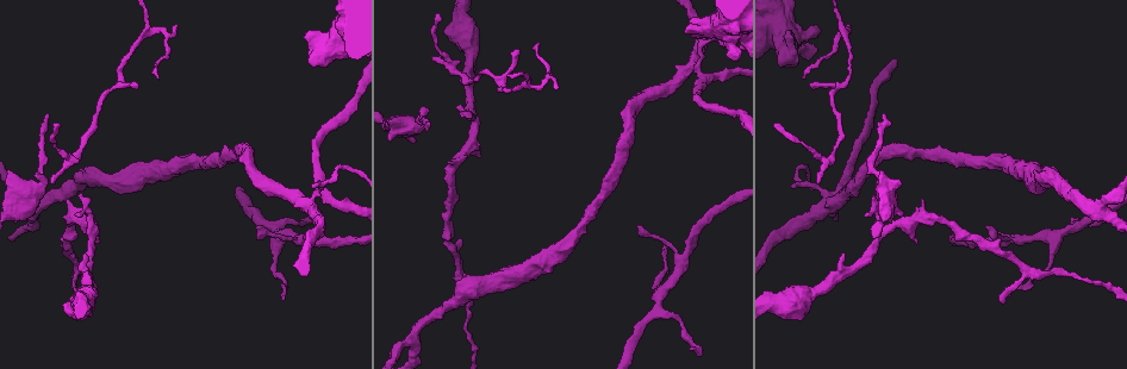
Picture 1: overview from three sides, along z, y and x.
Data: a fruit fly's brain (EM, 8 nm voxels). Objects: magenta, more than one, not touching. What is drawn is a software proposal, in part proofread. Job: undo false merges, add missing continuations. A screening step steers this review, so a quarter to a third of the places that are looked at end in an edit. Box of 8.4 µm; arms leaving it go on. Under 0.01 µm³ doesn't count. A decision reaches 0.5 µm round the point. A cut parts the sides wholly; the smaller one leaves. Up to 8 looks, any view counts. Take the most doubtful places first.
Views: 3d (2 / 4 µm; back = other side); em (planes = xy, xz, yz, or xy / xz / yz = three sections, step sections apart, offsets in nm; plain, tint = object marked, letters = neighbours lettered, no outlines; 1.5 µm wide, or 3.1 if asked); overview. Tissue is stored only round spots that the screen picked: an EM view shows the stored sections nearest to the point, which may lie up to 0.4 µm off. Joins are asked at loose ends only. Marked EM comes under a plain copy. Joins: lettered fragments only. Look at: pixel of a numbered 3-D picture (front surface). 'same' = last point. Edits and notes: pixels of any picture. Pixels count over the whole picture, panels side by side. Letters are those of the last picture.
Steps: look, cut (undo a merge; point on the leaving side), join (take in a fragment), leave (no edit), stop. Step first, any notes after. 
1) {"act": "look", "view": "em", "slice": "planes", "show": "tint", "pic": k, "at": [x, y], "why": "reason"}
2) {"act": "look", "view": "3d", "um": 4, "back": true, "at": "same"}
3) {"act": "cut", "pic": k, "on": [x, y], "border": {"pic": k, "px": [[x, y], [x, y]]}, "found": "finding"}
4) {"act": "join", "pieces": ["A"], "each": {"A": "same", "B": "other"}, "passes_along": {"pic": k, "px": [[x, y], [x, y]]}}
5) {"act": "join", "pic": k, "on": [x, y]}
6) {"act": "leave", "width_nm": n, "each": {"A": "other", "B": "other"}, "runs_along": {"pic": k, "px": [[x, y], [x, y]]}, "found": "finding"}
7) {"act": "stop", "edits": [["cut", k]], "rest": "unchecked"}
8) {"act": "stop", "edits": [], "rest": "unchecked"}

{"act": "look", "view": "3d", "um": 4, "back": true, "pic": 1, "at": [887, 114], "why": "thin end"}

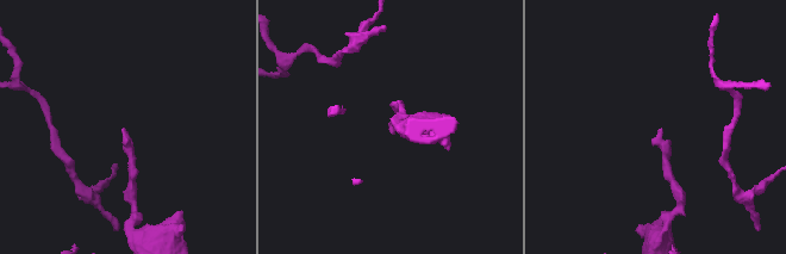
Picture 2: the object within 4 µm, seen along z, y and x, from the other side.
{"act": "look", "view": "em", "slice": "xy", "step": 4, "show": "letters", "pic": 2, "at": [123, 129], "why": "shape alone is not enough"}

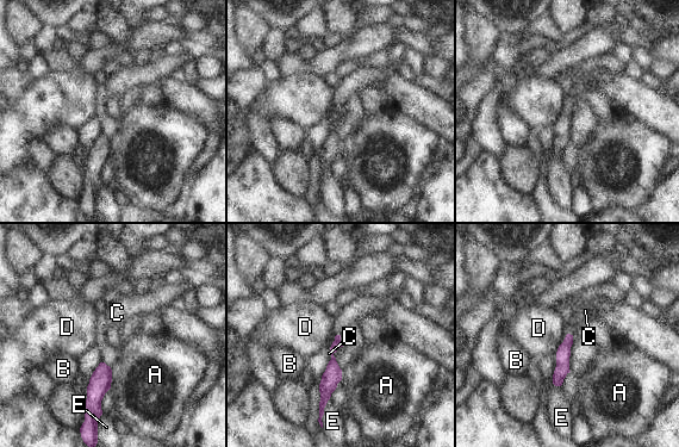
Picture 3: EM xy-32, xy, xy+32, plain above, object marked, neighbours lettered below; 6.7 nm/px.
{"act": "join", "pieces": ["C"], "longest_contact_nm": ["C", 300], "each": {"A": "other", "B": "other", "C": "same", "D": "other", "E": "other"}, "passes_along": {"pic": 3, "px": [[564, 352], [556, 353], [568, 328]]}, "found": "the neuron continues"}

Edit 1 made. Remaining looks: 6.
{"act": "look", "view": "em", "slice": "yz", "step": 4, "show": "letters", "pic": 1, "at": [692, 64], "why": "looks like a crossing"}

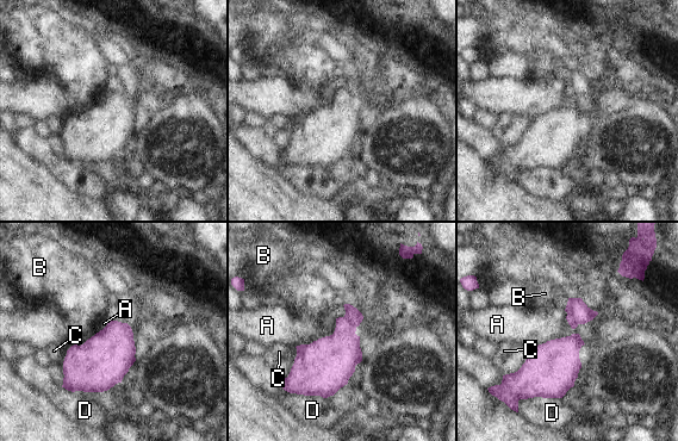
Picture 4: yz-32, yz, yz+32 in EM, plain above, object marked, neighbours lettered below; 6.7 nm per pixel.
{"act": "cut", "pic": 4, "on": [576, 308], "width_nm": 340, "each": {"A": "other", "B": "other", "C": "other", "D": "other"}, "found": "two neurons meet here"}

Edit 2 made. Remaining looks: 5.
{"act": "look", "view": "overview"}

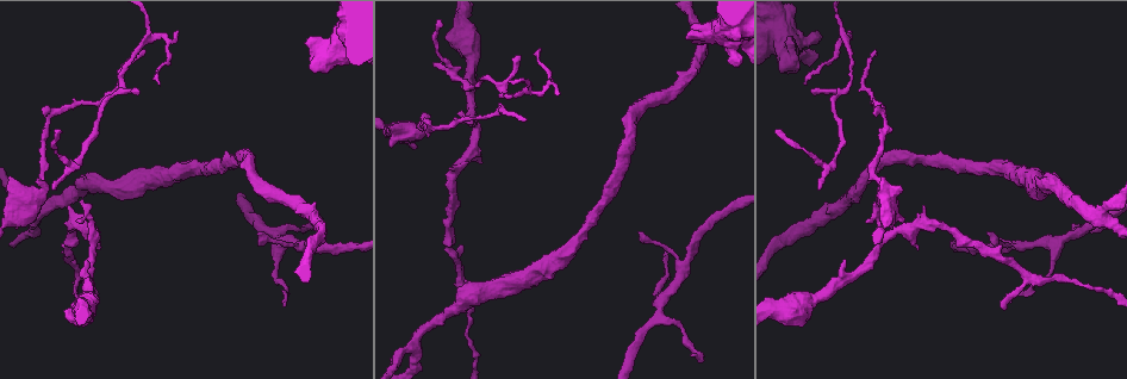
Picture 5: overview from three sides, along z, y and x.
{"act": "look", "view": "3d", "um": 2, "pic": 5, "at": [810, 90], "why": "tapers out"}

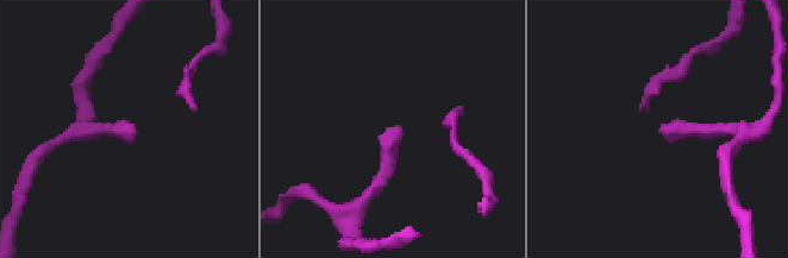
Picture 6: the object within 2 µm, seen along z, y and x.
{"act": "look", "view": "em", "slice": "planes", "show": "letters", "pic": 6, "at": [128, 126]}

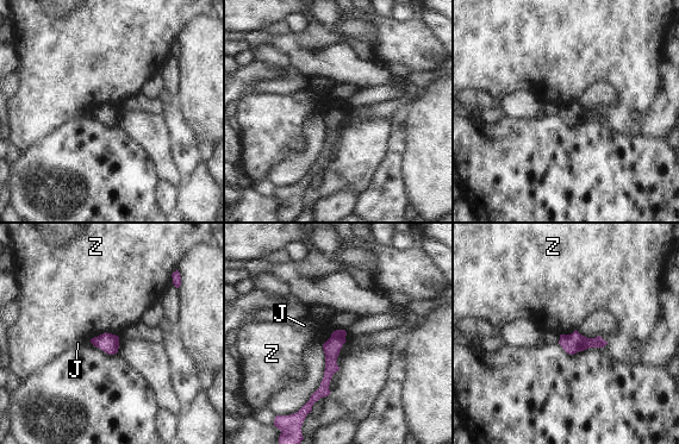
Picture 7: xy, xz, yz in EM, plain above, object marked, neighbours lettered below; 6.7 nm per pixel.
{"act": "leave", "longest_contact_nm": ["Z", 200], "each": {"J": "other", "Z": "other"}, "runs_along": {"pic": 7, "px": [[342, 332], [324, 388], [304, 411]]}, "found": "no lettered fragment goes on from it"}

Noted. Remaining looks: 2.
{"act": "stop", "edits": [["join", 3], ["cut", 4]], "rest": "unchecked"}

